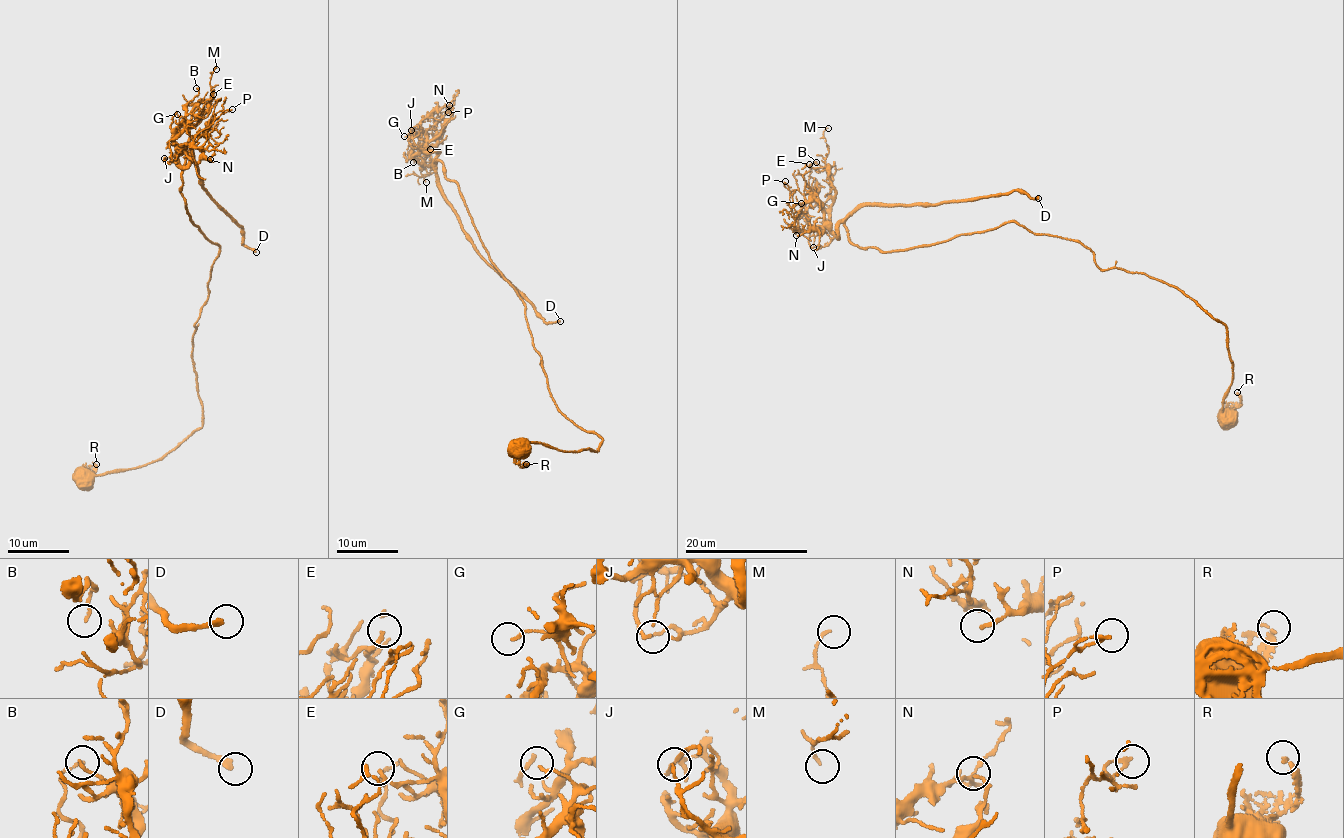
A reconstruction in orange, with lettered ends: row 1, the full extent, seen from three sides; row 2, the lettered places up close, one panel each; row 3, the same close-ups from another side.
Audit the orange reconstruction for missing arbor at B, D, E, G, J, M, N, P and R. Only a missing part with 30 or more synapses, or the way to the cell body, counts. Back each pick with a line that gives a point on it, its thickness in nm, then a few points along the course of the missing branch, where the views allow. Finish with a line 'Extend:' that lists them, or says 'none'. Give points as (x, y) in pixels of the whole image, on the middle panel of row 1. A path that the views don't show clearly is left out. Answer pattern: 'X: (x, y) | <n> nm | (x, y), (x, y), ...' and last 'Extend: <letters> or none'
D: (560, 321) | 240 nm | (560, 321), (581, 333), (581, 358), (567, 401), (557, 408), (555, 418), (561, 429)
Extend: D

